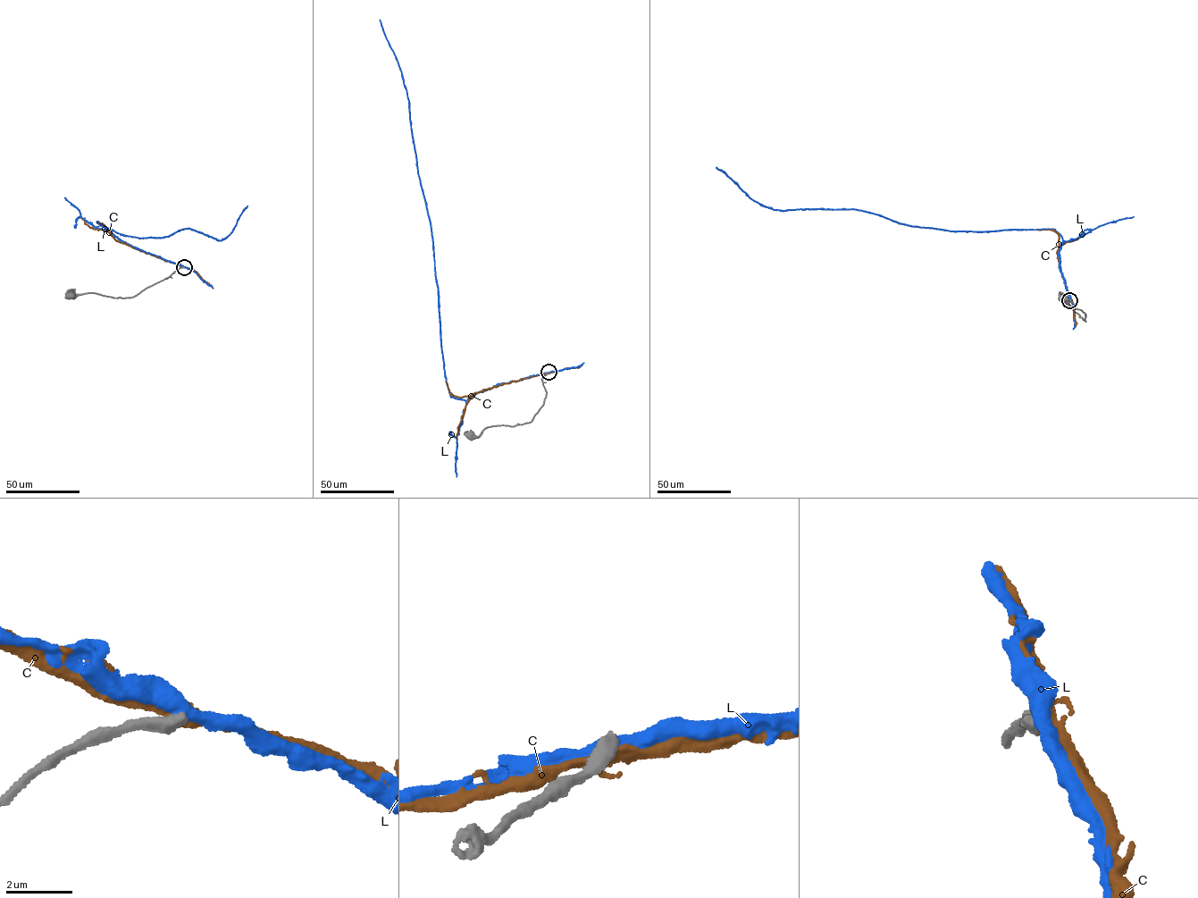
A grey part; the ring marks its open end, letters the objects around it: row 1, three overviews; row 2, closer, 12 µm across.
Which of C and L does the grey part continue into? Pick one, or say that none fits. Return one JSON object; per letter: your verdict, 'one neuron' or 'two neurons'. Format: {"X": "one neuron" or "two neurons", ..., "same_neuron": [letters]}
{"C": "two neurons", "L": "two neurons", "same_neuron": []}

